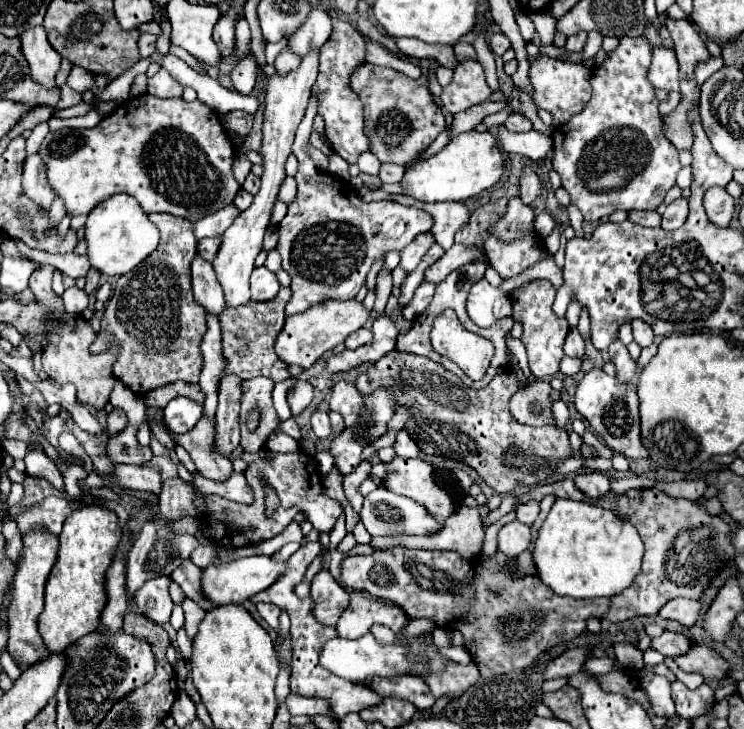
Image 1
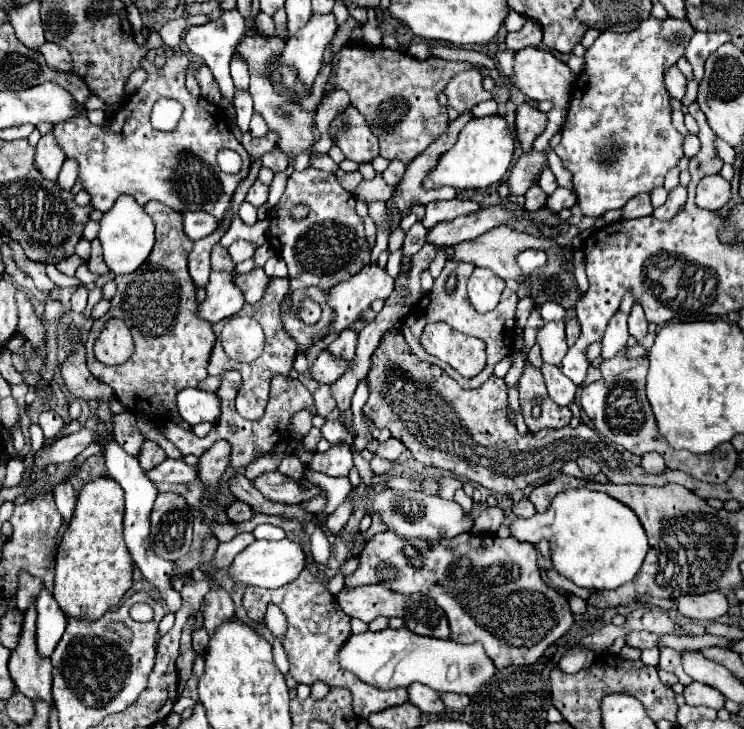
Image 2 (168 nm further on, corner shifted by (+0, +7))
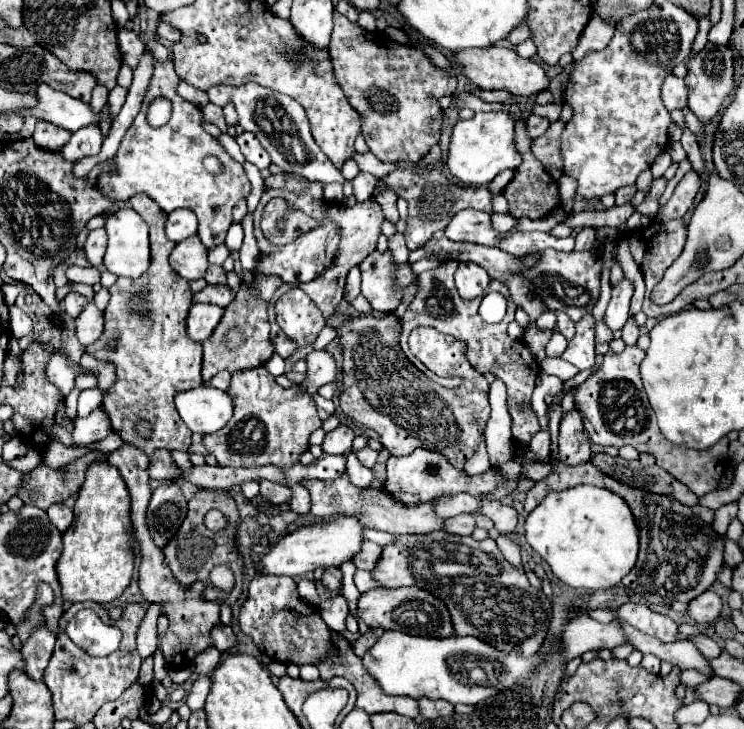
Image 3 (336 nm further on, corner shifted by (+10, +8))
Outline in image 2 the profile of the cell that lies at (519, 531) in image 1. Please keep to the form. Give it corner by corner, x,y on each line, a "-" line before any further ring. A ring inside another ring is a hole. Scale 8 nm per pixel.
589,489
565,490
554,497
544,513
536,513
529,519
515,519
509,529
517,541
539,543
546,539
551,545
551,561
555,571
585,589
621,587
635,577
645,553
649,551
647,535
637,515
607,493

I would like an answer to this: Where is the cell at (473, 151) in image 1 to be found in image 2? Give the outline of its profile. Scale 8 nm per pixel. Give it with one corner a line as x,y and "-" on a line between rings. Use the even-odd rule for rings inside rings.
501,115
471,119
459,133
457,143
445,151
437,165
427,173
423,179
425,189
439,189
439,187
453,187
453,189
481,189
489,187
503,179
507,173
511,159
513,159
515,141
509,133
509,127

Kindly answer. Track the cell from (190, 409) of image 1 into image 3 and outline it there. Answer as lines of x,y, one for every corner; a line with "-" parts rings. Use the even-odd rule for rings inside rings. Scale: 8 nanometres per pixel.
199,386
175,398
177,412
191,432
201,436
217,432
233,416
233,398
219,388

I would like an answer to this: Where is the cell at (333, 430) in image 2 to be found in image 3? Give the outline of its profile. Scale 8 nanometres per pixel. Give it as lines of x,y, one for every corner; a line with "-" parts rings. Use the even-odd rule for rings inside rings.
343,424
343,426
327,432
325,442
323,442
323,452
327,452
327,454
347,454
351,450
353,438
355,438
353,428

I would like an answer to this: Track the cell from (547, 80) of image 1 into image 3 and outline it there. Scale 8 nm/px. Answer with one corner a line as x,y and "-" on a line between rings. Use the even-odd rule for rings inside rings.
491,46
485,50
477,50
477,48
459,50
453,54
453,60
461,68
463,76
467,76
475,86
485,90
505,90
505,92
511,92
513,96
529,98
549,86
549,78
539,64
535,64
533,60
521,58
515,50
509,50
509,48

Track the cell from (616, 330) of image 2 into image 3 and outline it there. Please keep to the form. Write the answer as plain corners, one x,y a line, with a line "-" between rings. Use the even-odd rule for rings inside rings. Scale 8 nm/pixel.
623,278
615,288
613,288
613,296
611,302
607,306
605,312
605,324
615,332
621,330
629,318
629,302
633,296
633,282
629,282
627,278

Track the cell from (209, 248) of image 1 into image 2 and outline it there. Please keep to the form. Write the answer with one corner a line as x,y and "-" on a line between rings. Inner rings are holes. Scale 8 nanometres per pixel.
219,243
213,247
211,251
211,267
213,269
227,269
227,267
235,267
235,263
229,257
229,251
225,247
221,247

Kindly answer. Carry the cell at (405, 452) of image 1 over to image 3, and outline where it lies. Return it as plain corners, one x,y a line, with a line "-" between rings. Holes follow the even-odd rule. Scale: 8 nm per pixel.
367,446
367,448
363,448
363,450
355,450
355,456
357,456
357,460
359,460
363,466
373,468
373,466
377,464
377,456
379,456
379,454

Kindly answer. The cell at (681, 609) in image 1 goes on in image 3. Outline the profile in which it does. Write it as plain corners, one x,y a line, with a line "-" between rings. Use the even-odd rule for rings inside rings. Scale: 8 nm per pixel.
707,590
689,604
687,612
697,624
711,626
713,620
721,614
721,598
713,590

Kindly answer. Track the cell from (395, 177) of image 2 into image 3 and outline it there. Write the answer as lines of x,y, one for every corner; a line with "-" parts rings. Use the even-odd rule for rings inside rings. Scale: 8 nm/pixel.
413,166
413,168
407,168
407,170
395,170
389,176
385,176
383,180
391,186
391,190
397,196
401,196
409,202
407,230
405,230
405,240
407,240
409,250
421,248
427,240
431,240
431,236
437,230
445,228
451,222
451,218
465,208
491,212
491,192
485,186
463,188
453,178
447,178
447,174
443,170
425,170
425,168
415,168
-
449,180
451,180
451,188
449,188

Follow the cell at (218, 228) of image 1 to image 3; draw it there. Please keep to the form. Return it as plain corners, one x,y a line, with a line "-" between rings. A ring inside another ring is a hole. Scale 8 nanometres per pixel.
175,210
167,218
165,234
171,242
181,242
197,232
197,216
191,210

